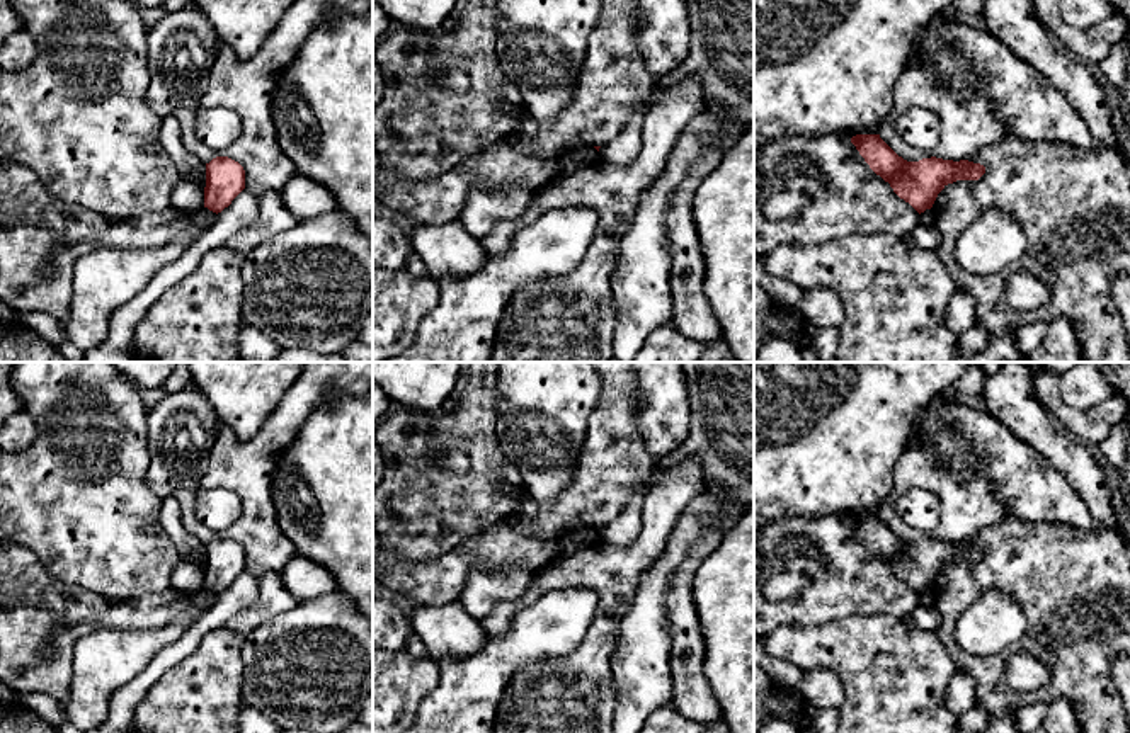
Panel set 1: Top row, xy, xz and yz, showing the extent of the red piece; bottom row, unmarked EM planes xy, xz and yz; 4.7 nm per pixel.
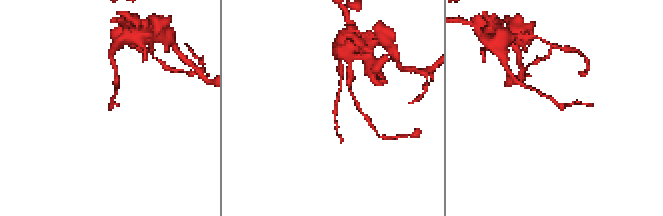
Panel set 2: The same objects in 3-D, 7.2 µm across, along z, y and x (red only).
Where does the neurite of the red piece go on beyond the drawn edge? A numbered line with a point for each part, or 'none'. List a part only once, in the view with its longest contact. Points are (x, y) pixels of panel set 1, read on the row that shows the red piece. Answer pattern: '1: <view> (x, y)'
none

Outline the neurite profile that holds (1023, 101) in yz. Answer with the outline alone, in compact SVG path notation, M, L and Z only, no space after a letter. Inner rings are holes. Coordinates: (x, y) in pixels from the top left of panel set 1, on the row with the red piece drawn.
M941 15L916 36L907 66L926 63L938 71L951 92L973 87L992 102L996 119L1019 139L1062 141L1067 145L1101 150L1103 145L1089 133L1079 112L1070 105L1036 68L1016 56L1006 44L987 31Z

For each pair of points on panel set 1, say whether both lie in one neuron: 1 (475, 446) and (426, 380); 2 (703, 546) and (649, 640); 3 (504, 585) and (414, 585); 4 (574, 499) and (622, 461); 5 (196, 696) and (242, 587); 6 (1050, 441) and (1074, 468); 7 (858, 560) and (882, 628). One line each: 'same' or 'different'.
1: different
2: different
3: different
4: same
5: different
6: same
7: different

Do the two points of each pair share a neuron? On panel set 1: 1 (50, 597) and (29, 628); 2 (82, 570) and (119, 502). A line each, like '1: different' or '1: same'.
1: different
2: same

